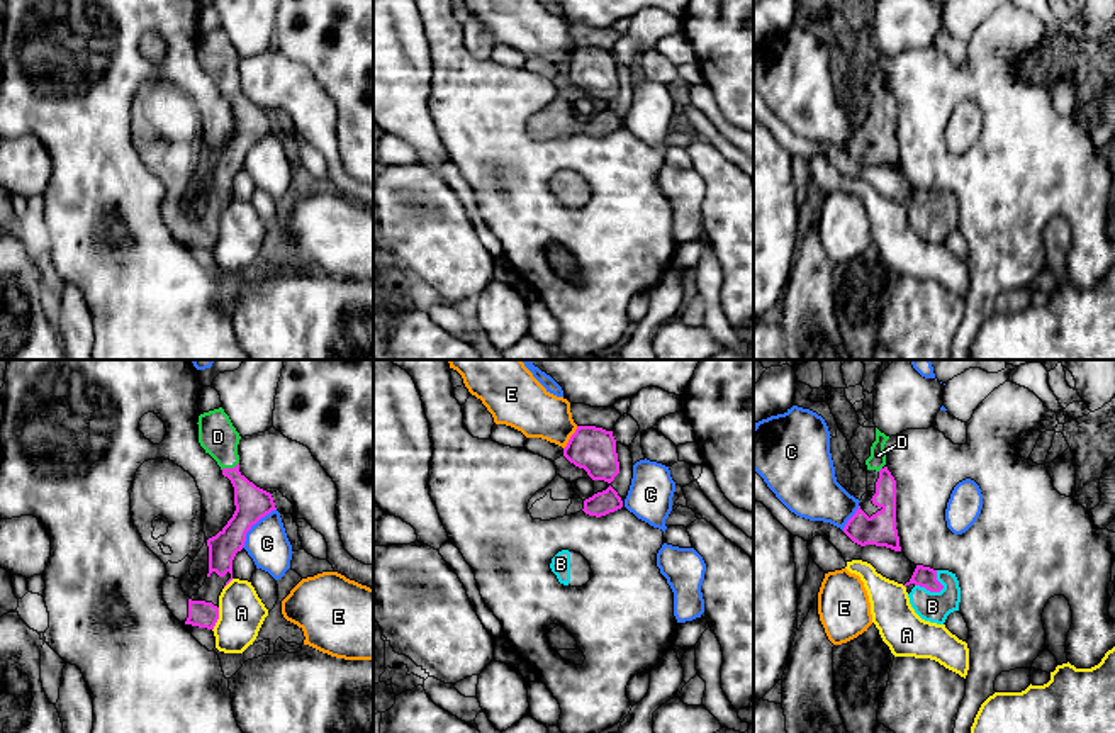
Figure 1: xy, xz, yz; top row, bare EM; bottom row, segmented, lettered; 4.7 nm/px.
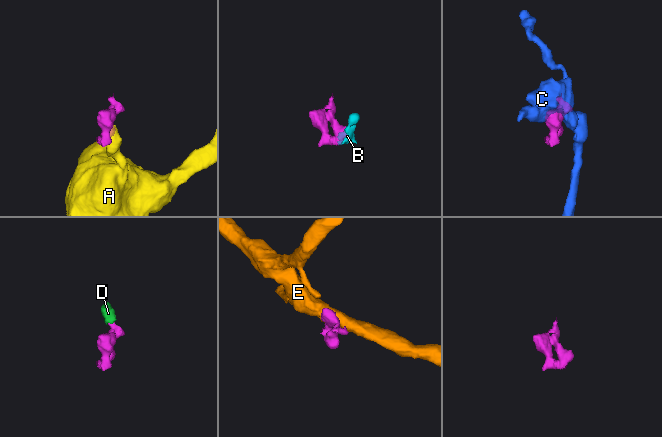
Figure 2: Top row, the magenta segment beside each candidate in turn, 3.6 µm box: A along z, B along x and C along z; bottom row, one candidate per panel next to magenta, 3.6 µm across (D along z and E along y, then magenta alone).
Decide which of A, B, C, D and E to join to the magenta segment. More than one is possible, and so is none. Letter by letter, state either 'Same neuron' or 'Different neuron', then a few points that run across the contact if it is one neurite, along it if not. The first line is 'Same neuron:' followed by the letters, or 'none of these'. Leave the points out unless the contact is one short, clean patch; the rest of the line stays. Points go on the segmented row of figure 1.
Same neuron: B, D
A: Different neuron. Line: xy (219, 608), (219, 618), (212, 630)
B: Same neuron
C: Different neuron. Line: xy (275, 508), (252, 526), (241, 547)
D: Same neuron. Line: xy (252, 503), (229, 469), (218, 436)
E: Different neuron

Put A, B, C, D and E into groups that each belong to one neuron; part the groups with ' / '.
A / B D / C / E

